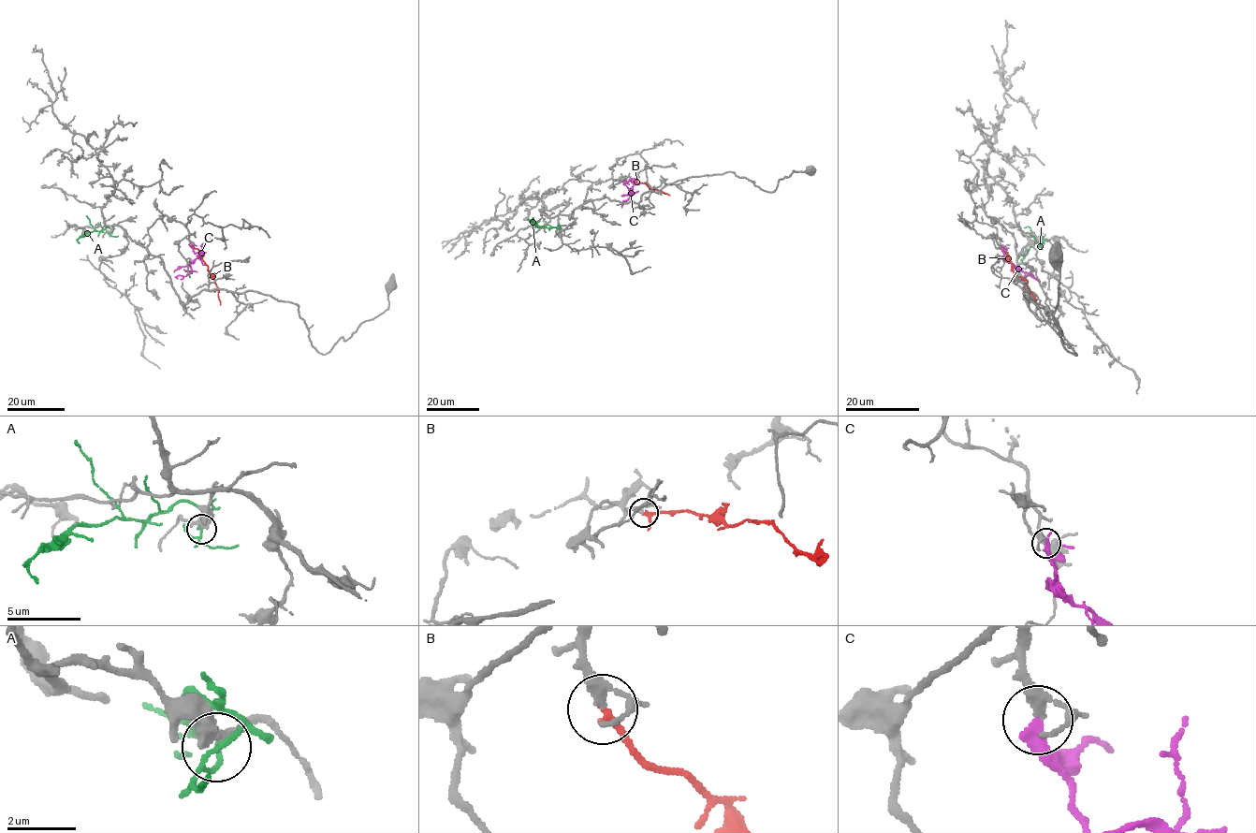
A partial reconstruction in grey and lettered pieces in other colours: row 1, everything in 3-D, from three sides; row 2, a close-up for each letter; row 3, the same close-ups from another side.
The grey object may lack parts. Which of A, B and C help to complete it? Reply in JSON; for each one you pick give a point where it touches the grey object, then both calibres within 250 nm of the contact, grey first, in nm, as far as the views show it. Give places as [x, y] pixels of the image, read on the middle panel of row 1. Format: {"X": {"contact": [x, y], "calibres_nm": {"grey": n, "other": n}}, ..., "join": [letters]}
{"C": {"contact": [622, 182], "calibres_nm": {"grey": 240, "other": 280}}, "join": ["C"]}

